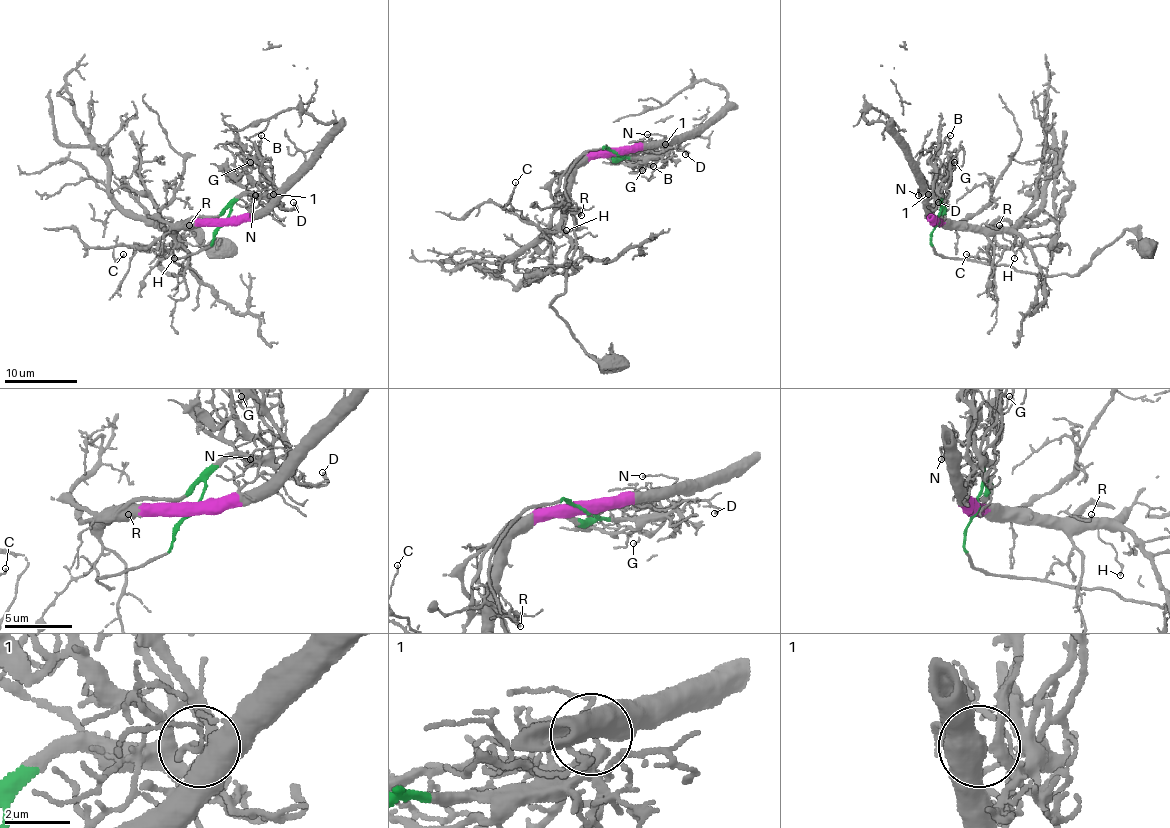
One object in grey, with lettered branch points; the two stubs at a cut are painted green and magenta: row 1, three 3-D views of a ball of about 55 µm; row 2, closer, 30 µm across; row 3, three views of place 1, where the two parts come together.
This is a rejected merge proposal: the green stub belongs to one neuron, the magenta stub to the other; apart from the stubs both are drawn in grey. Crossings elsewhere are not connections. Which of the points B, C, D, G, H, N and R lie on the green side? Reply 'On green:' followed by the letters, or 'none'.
On green: B, D, G, N

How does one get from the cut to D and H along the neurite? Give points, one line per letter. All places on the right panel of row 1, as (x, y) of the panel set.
D: (937, 223), (942, 196), (935, 210), (939, 203)
H: (937, 223), (998, 232), (1013, 246), (1015, 257)

